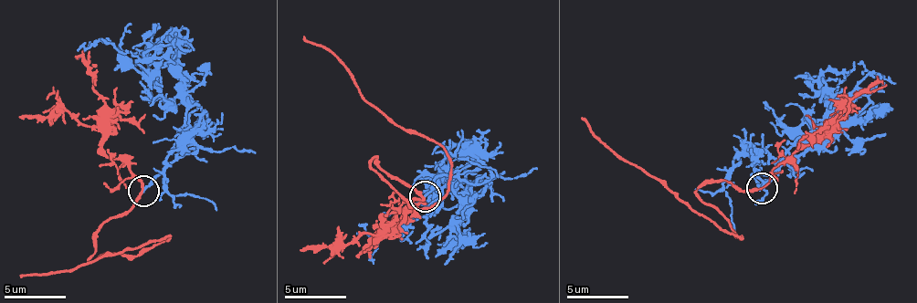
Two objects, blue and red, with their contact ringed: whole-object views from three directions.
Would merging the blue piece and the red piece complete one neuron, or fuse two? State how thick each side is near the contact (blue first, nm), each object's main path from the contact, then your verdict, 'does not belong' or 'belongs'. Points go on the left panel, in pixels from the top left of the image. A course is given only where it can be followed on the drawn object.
calibres 180 and 200 nm; course blue (142, 190), (193, 144), (186, 106), (165, 100), (112, 46), (94, 40), (76, 58); course red (142, 190), (127, 210), (105, 223), (92, 260), (108, 252), (133, 257), (167, 241), (73, 272), (20, 274); belongs

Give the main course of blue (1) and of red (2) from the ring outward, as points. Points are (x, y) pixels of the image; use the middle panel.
1: (424, 195), (474, 158), (469, 192), (447, 189), (428, 214), (375, 239), (357, 233)
2: (424, 195), (374, 157), (374, 169), (430, 207), (448, 190), (446, 151), (386, 120), (328, 49), (303, 36)

